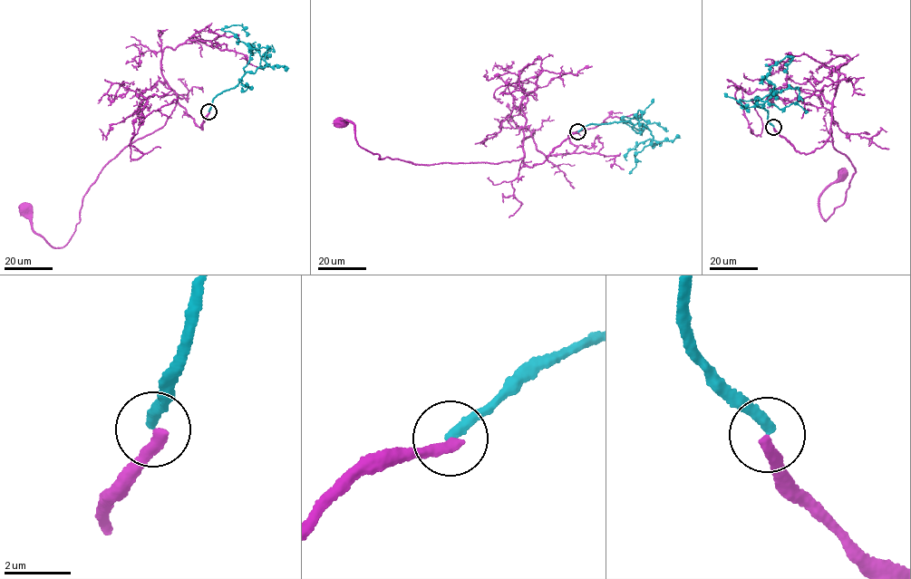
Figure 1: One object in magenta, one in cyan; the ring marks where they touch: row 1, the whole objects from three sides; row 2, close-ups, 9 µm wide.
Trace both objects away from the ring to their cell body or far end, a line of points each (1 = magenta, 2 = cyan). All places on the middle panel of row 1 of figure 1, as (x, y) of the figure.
1: (578, 131), (532, 167), (521, 159), (427, 166), (378, 159), (360, 146), (353, 123), (339, 123)
2: (578, 131), (591, 123), (628, 121), (633, 130), (641, 133), (648, 123), (640, 117), (624, 117), (642, 135)

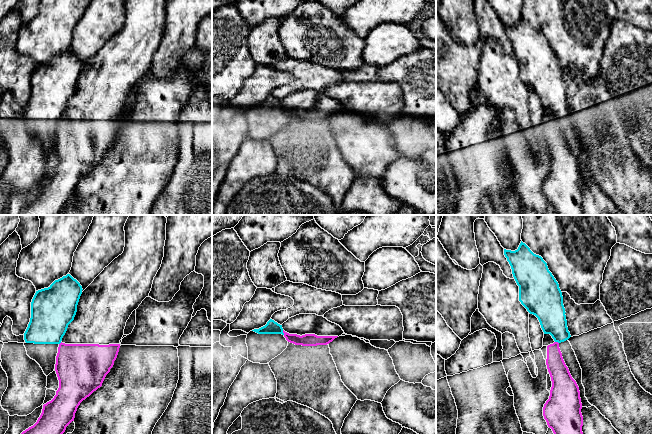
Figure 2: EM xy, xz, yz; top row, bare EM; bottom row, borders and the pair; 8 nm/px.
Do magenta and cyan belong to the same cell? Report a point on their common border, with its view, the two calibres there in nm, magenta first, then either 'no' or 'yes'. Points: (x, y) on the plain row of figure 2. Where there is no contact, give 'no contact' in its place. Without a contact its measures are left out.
xz (283, 108) | 100/110 nm | no

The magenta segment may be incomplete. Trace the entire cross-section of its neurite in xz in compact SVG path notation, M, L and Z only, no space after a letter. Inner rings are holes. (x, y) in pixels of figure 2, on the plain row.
M316 90L291 93L282 100L282 104L288 118L302 122L327 121L344 110L339 101Z

